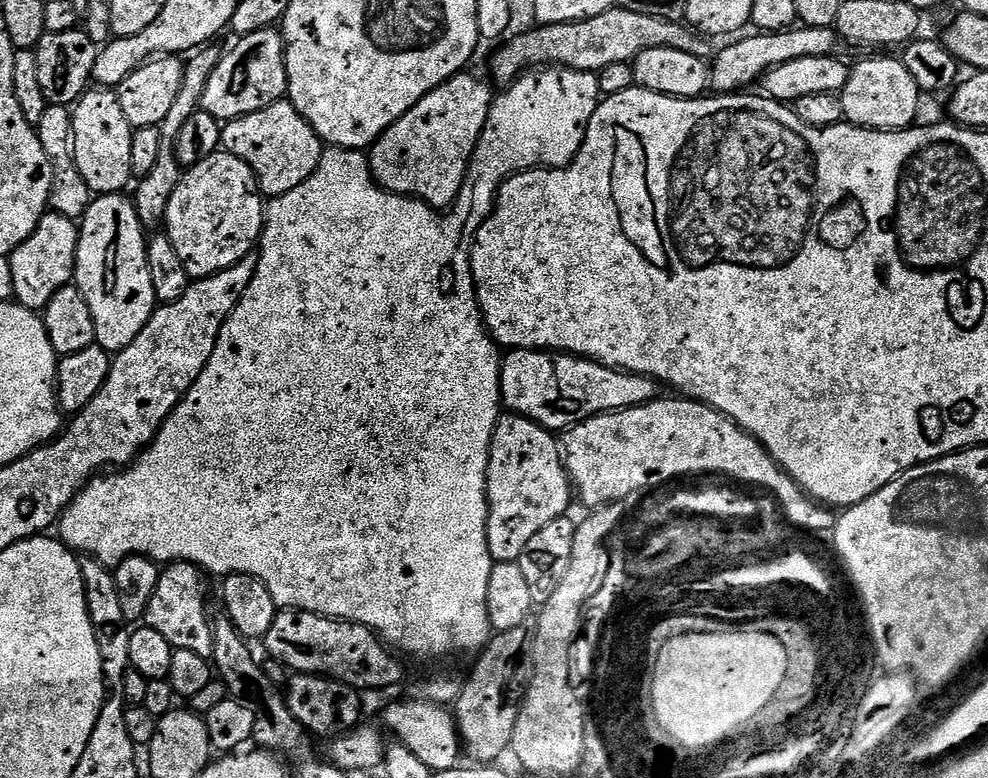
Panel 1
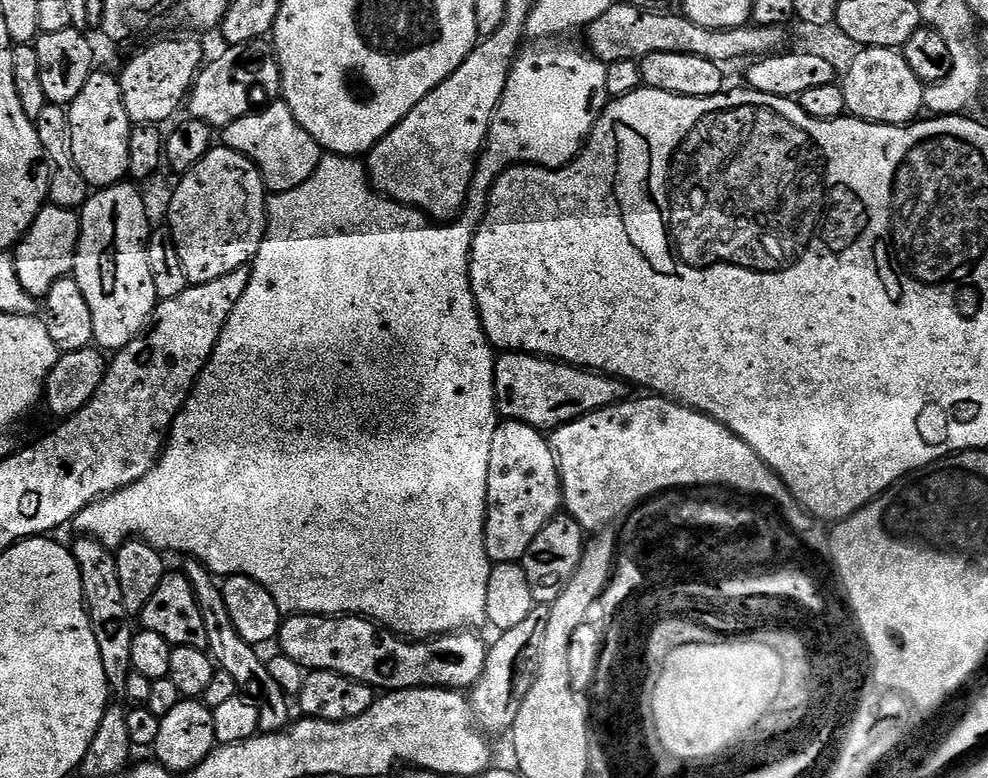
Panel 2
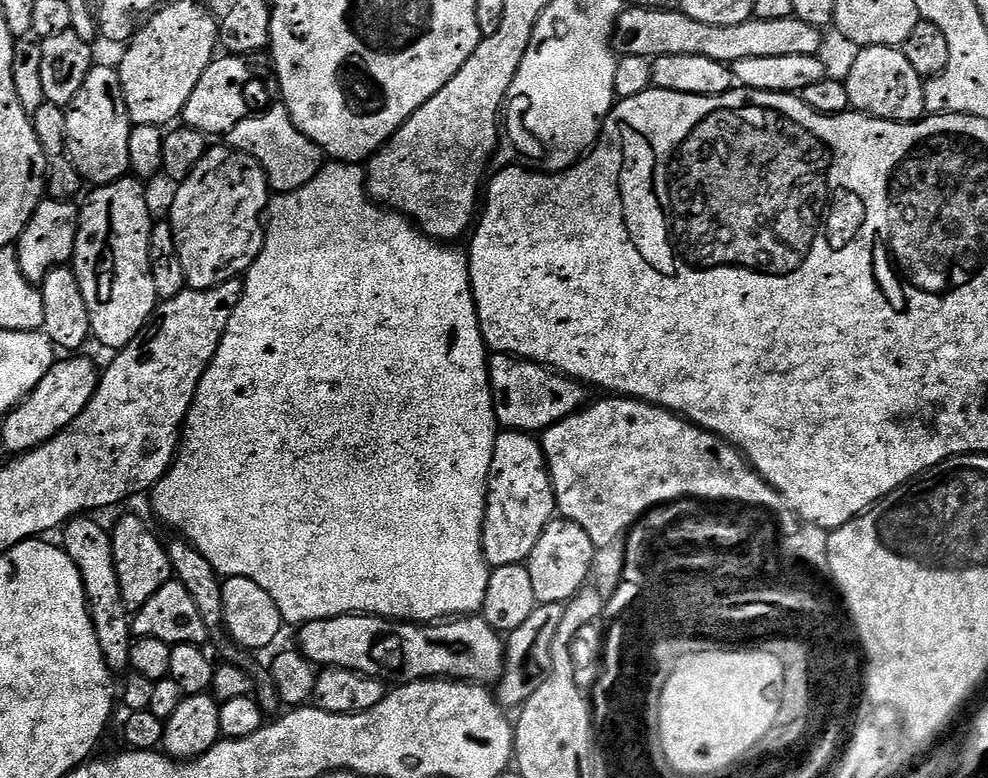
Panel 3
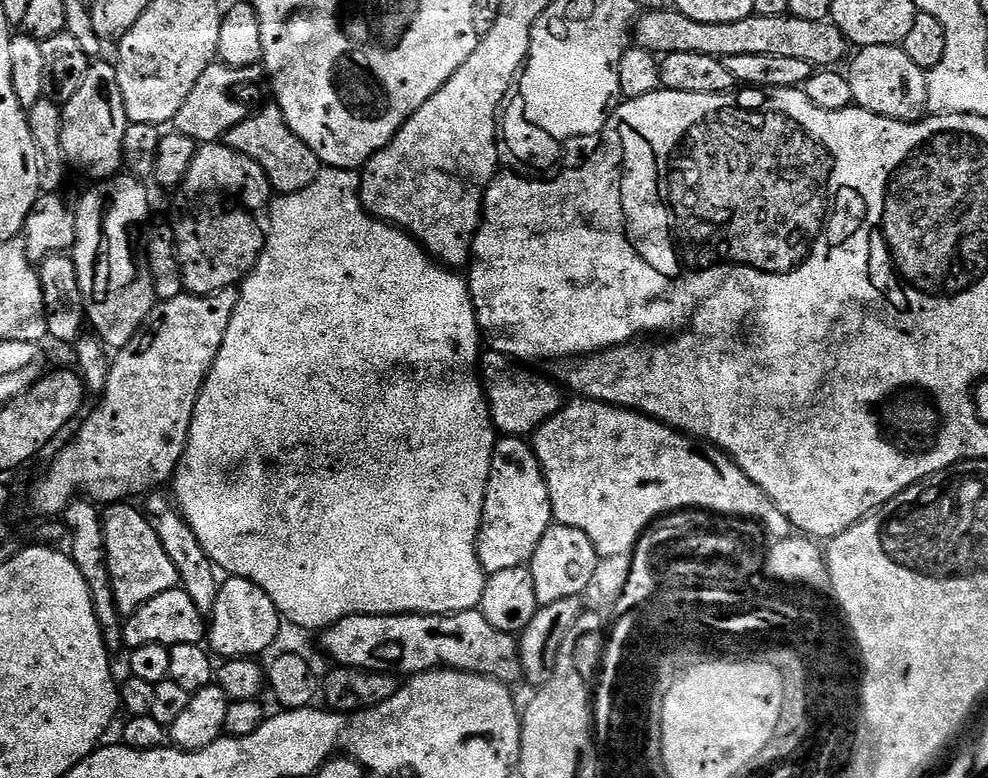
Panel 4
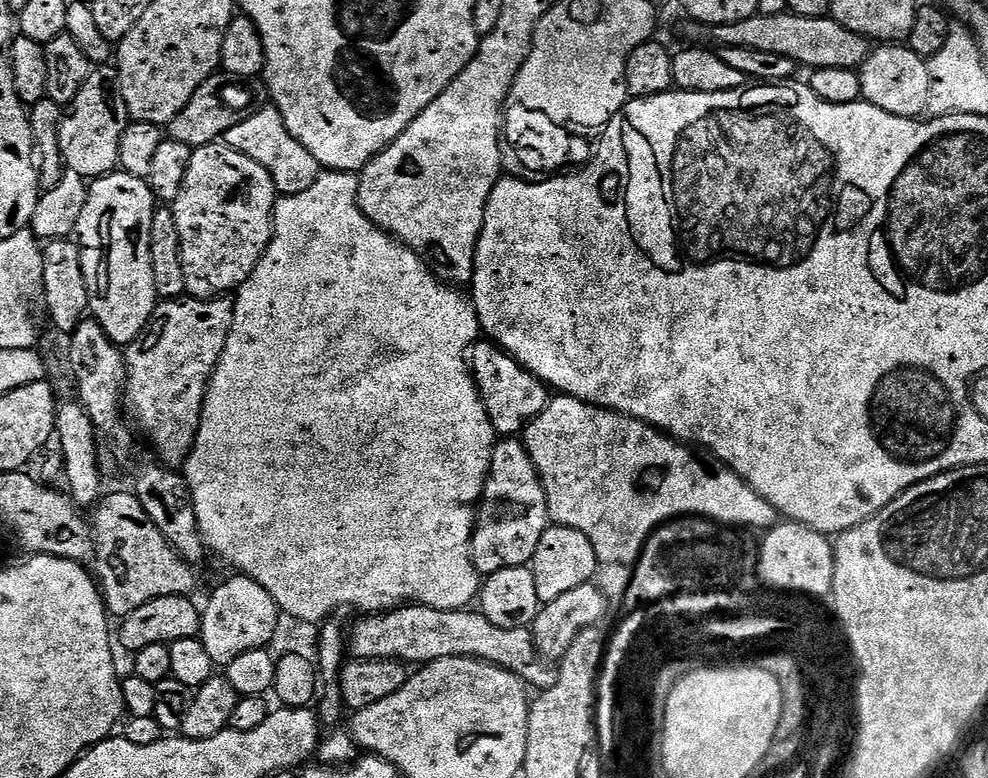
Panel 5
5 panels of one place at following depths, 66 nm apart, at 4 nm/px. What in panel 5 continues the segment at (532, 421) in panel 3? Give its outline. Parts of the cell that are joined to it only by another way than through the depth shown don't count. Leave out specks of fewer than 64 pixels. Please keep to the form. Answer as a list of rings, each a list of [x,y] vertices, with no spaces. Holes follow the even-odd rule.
[[[491,342],[477,343],[470,353],[470,363],[472,365],[472,376],[476,379],[476,389],[482,398],[482,406],[486,406],[486,414],[494,426],[497,437],[512,438],[523,433],[528,423],[534,418],[538,418],[548,405],[550,399],[550,389],[543,384],[534,374],[530,374],[514,358],[510,358],[497,344]]]

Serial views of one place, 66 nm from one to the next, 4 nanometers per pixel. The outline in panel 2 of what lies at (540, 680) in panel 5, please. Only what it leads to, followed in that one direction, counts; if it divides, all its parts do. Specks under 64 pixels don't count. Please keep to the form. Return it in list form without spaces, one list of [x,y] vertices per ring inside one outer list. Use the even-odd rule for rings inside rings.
[[[292,614],[287,617],[280,625],[280,634],[278,637],[279,651],[285,656],[289,656],[294,662],[300,664],[305,670],[330,670],[342,674],[351,680],[357,680],[363,684],[368,684],[373,690],[383,690],[384,692],[397,692],[398,690],[406,690],[407,688],[451,688],[453,690],[471,690],[478,682],[478,678],[482,678],[482,672],[486,666],[488,658],[489,645],[484,644],[484,640],[472,630],[462,632],[449,632],[447,636],[434,636],[431,638],[420,638],[413,642],[411,639],[397,636],[394,632],[389,632],[387,628],[376,623],[375,620],[369,620],[362,616],[310,616],[307,614]]]

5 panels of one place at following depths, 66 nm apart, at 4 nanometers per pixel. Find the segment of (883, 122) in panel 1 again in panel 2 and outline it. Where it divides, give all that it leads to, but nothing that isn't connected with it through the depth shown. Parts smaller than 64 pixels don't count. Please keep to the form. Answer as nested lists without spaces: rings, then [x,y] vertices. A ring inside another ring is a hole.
[[[864,48],[852,60],[848,73],[843,73],[847,115],[871,124],[913,123],[925,111],[925,83],[906,66],[906,58],[894,48]],[[920,112],[920,113],[919,113]]]

